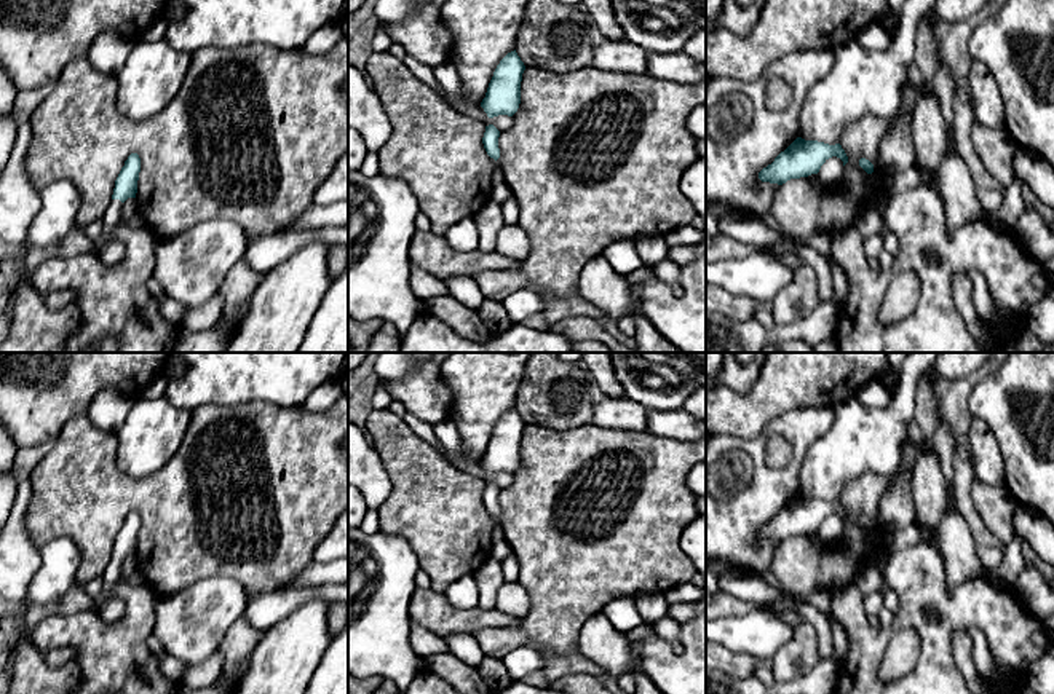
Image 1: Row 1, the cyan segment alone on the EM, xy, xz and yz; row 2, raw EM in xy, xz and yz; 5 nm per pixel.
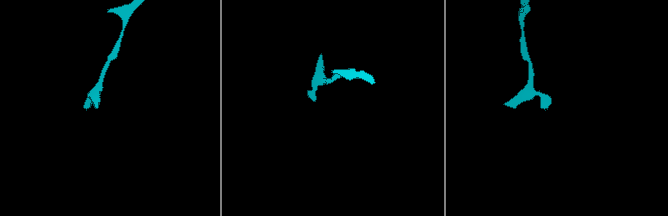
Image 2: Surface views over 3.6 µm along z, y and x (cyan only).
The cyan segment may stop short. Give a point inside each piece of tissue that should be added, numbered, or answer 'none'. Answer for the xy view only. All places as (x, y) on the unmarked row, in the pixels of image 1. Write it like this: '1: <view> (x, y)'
1: xy (112, 575)

